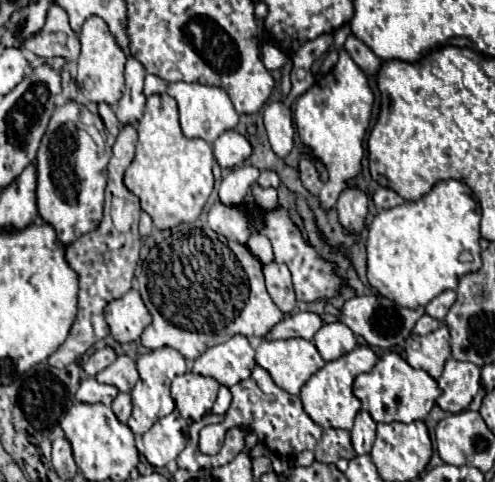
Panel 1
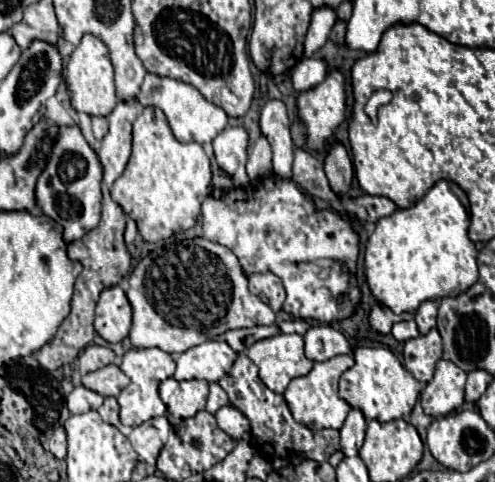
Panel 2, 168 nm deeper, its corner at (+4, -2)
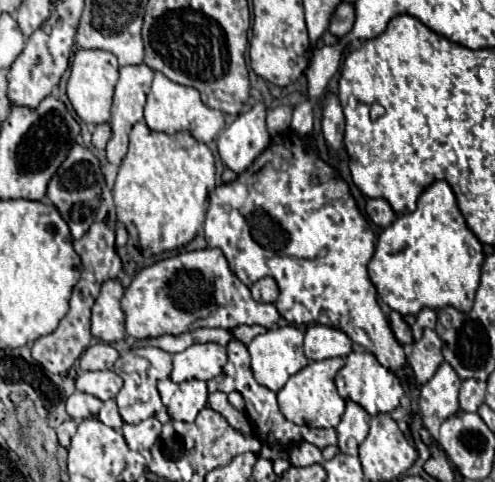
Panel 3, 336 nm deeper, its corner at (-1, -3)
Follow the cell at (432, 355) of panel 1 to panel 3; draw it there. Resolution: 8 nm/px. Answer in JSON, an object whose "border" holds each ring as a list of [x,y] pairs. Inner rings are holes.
{"border":[[[425,329],[423,337],[417,343],[413,343],[413,351],[409,355],[409,365],[415,373],[417,383],[423,385],[435,375],[437,367],[443,361],[441,347],[443,347],[443,343],[433,329]]]}

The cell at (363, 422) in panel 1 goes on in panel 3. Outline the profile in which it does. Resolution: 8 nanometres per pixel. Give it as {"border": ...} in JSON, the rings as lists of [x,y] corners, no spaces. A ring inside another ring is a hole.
{"border":[[[347,401],[345,413],[341,417],[341,423],[335,427],[337,437],[339,437],[339,449],[347,455],[357,455],[359,443],[367,437],[369,433],[369,423],[367,423],[367,413],[361,405]]]}

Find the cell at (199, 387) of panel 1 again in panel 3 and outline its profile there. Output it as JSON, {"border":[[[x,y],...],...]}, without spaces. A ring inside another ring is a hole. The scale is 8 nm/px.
{"border":[[[163,379],[157,383],[159,395],[163,399],[163,405],[167,407],[167,413],[171,419],[177,421],[195,421],[197,413],[207,403],[207,385],[199,379],[173,383],[169,379]]]}

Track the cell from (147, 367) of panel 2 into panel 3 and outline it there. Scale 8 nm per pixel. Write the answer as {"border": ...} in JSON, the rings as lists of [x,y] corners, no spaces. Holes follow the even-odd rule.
{"border":[[[137,347],[137,349],[129,349],[125,355],[119,357],[119,361],[115,361],[115,367],[113,371],[125,381],[121,391],[117,393],[115,401],[117,401],[117,407],[119,407],[119,415],[125,423],[139,423],[147,417],[153,417],[157,415],[163,407],[161,403],[161,397],[159,397],[159,391],[157,391],[157,381],[159,379],[165,379],[169,377],[171,373],[171,355],[163,349],[157,349],[157,347]]]}

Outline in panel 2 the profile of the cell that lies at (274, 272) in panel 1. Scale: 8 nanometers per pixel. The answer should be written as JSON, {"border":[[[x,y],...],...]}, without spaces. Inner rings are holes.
{"border":[[[254,272],[248,276],[250,280],[250,292],[256,294],[262,302],[266,302],[274,312],[282,310],[282,304],[286,300],[286,290],[282,286],[282,280],[272,272]]]}

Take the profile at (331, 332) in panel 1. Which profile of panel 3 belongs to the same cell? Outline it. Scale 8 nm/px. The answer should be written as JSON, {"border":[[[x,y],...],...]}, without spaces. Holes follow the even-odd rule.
{"border":[[[309,325],[305,331],[305,357],[313,361],[329,357],[347,357],[351,353],[351,339],[327,325]]]}

